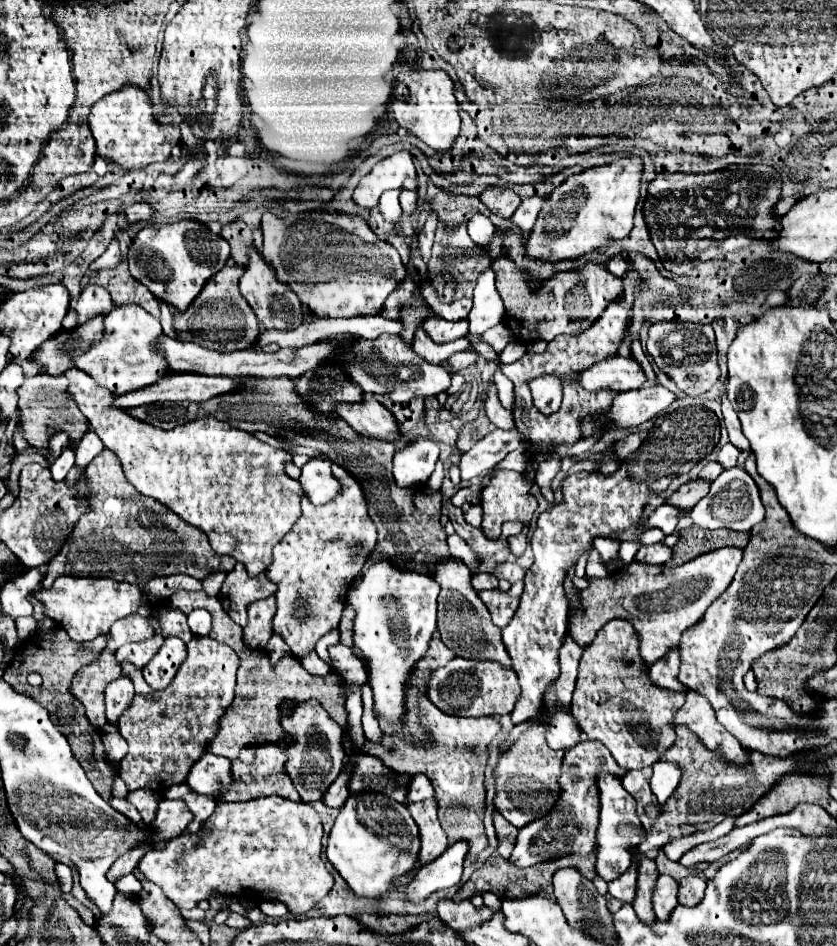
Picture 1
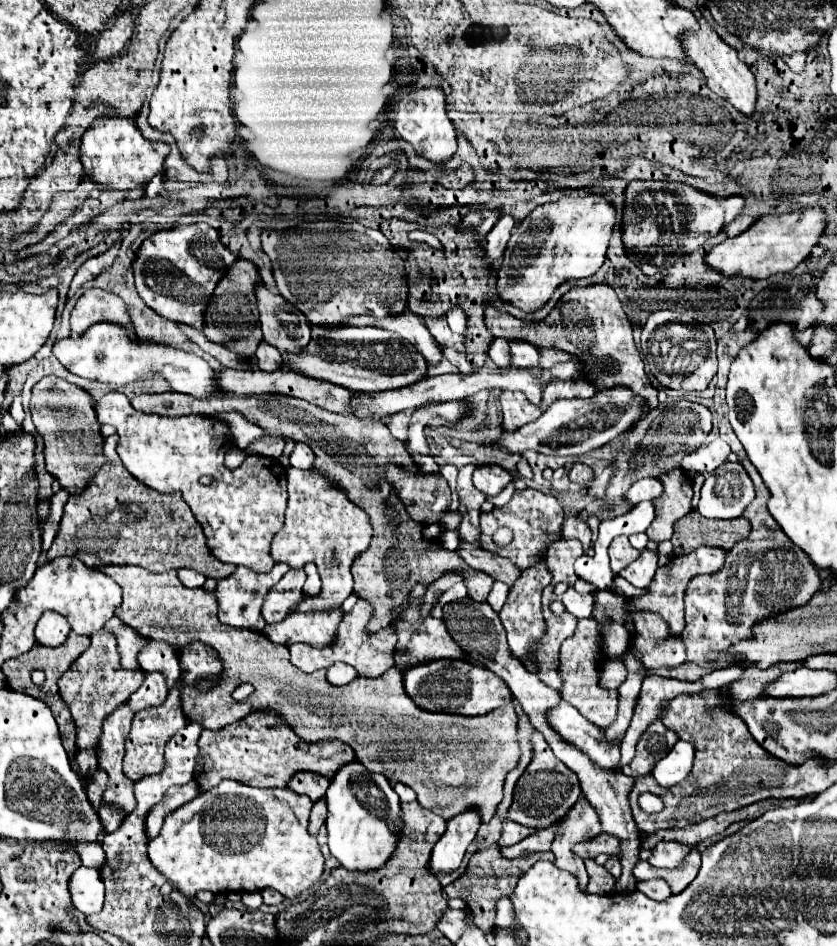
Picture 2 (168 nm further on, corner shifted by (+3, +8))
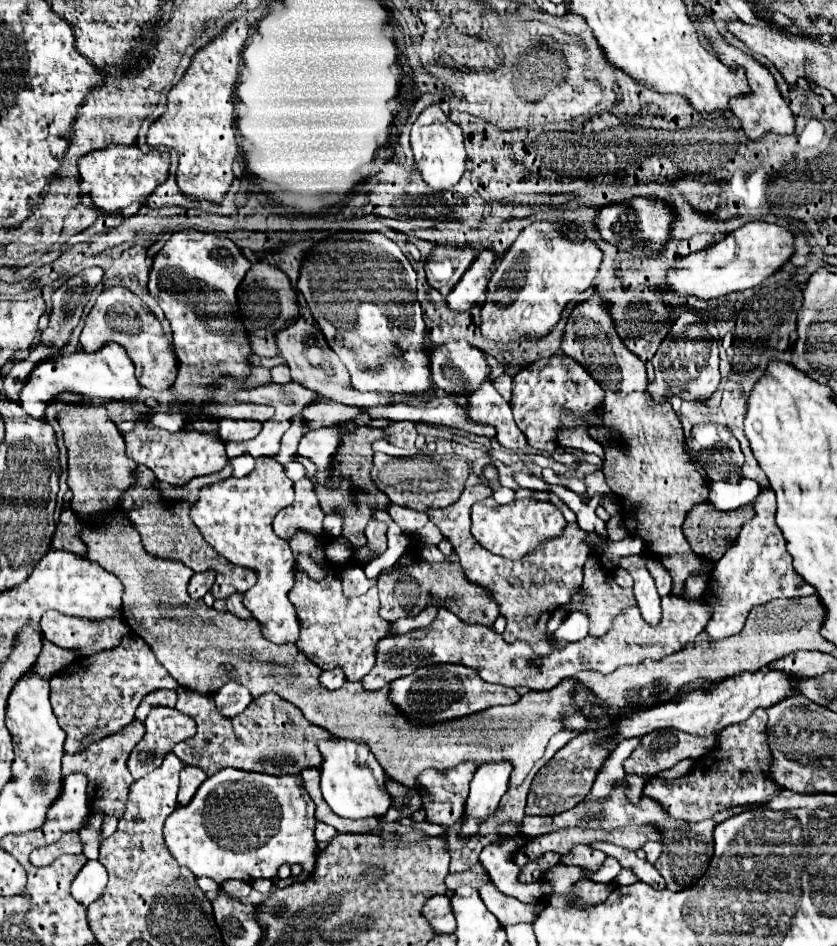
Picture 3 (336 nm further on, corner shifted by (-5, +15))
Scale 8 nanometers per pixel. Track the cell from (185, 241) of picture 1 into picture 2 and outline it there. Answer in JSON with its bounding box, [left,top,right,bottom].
[132,223,238,329]

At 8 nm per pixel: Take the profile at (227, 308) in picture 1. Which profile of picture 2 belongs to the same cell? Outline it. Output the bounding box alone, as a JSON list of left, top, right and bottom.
[204,259,262,357]

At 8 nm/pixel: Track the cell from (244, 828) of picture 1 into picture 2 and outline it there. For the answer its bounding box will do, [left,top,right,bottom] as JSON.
[148,779,324,899]

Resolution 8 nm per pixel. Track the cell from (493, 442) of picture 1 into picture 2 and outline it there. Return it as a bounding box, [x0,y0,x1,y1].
[494,387,642,457]

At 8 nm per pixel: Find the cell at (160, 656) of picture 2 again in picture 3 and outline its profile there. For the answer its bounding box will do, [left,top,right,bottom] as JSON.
[174,686,338,776]

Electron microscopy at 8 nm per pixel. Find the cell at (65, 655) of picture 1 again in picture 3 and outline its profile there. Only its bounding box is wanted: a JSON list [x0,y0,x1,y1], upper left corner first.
[34,640,78,680]

